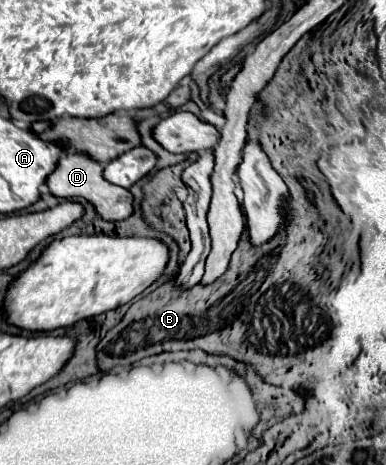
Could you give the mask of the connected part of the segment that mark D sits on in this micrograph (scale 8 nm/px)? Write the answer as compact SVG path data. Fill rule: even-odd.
M67 153L59 161L57 169L49 175L47 187L57 197L91 201L95 205L95 209L101 213L101 217L109 219L109 221L123 221L133 213L133 195L131 195L131 191L123 189L119 185L107 183L107 179L103 177L103 163L91 161L91 157L83 157L81 153Z

